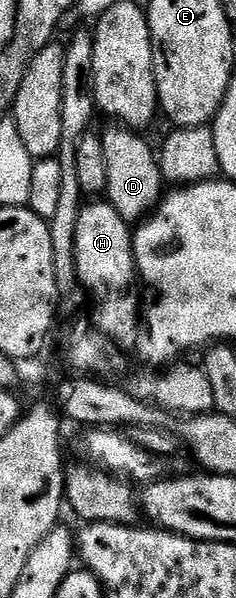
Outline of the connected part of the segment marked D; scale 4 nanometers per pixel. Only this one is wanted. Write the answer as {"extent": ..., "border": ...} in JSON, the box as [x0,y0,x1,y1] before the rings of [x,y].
{"extent":[101,124,165,224],"border":[[[111,124],[101,137],[105,148],[105,168],[107,169],[106,201],[117,208],[120,216],[128,224],[146,219],[159,205],[165,194],[165,181],[159,166],[156,151],[151,151],[142,133],[119,124]]]}

